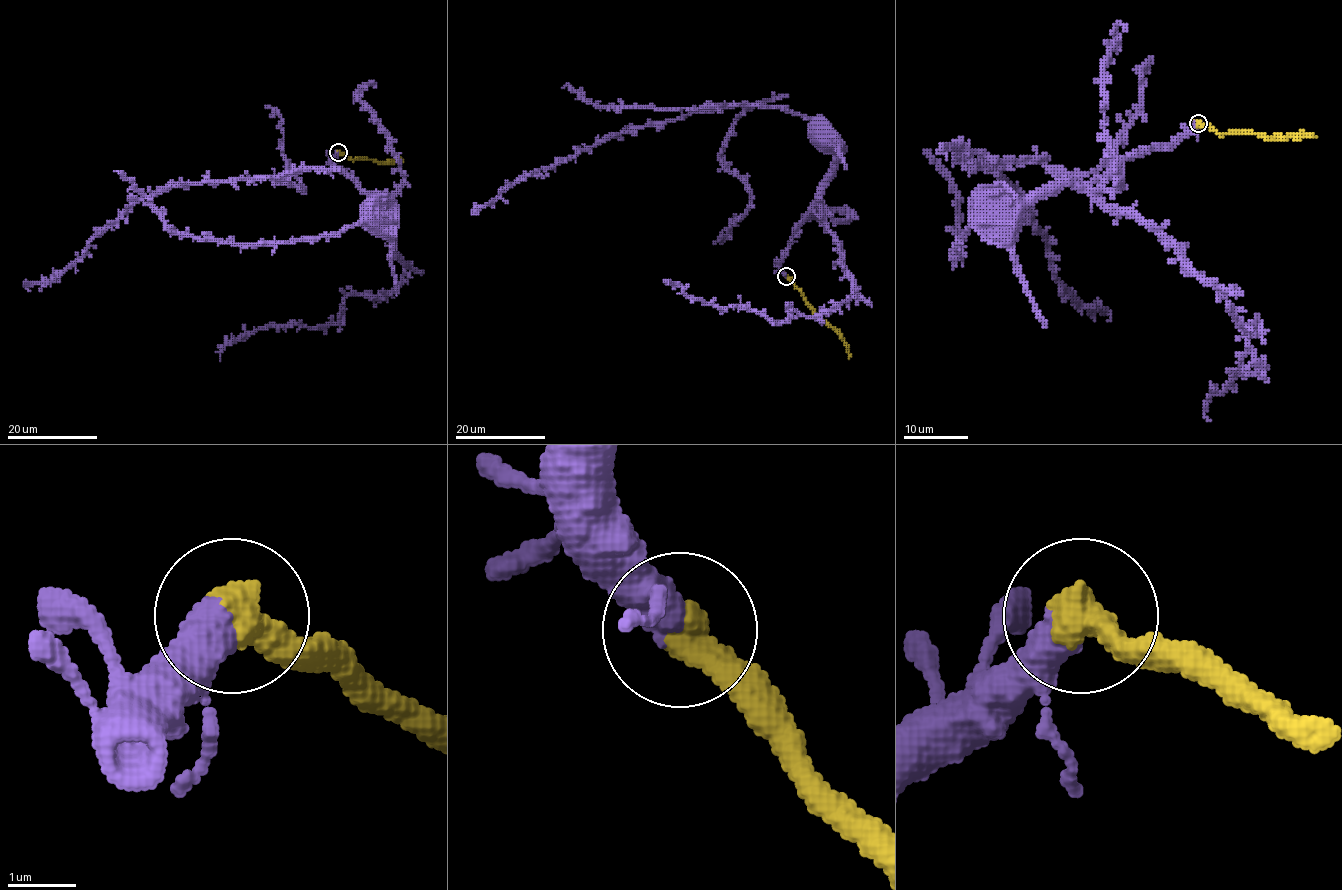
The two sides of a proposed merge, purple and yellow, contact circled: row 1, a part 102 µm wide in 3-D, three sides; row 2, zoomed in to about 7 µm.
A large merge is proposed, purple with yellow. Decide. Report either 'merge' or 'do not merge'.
do not merge

